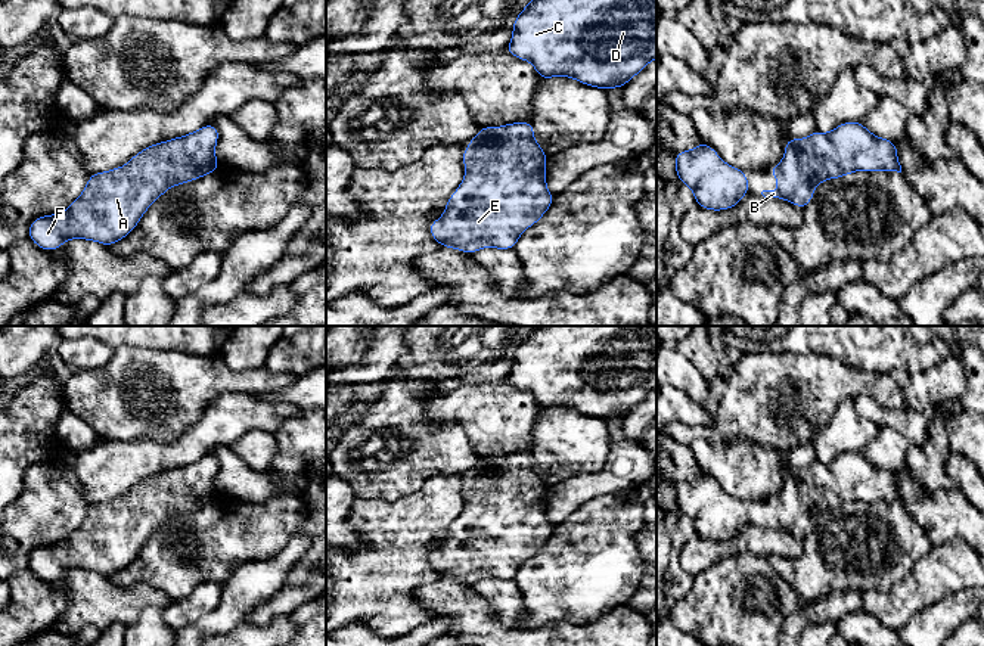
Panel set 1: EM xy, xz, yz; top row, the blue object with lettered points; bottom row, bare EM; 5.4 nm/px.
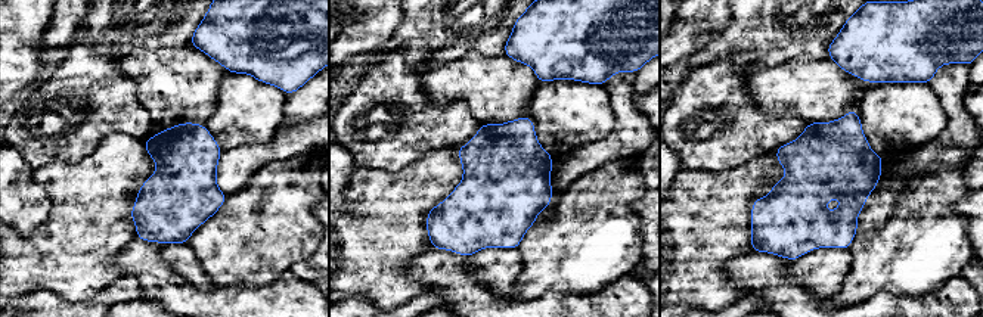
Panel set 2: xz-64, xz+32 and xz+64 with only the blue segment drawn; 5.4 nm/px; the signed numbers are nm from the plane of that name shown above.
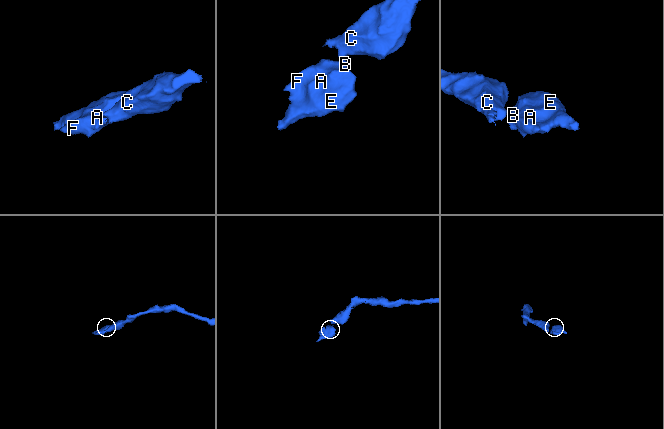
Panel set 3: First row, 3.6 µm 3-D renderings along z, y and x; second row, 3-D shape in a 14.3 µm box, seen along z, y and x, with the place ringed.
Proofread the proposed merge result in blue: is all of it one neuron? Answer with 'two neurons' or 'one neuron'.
one neuron

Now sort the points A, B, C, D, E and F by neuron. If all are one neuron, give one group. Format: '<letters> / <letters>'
A B C D E F

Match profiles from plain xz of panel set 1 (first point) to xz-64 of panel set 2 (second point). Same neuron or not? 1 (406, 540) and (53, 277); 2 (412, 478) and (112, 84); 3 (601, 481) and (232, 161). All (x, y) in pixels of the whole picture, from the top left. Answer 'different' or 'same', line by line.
1: same
2: same
3: same

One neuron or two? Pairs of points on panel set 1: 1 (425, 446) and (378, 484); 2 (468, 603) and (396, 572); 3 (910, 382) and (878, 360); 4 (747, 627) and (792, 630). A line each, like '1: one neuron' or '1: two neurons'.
1: one neuron
2: two neurons
3: two neurons
4: two neurons

